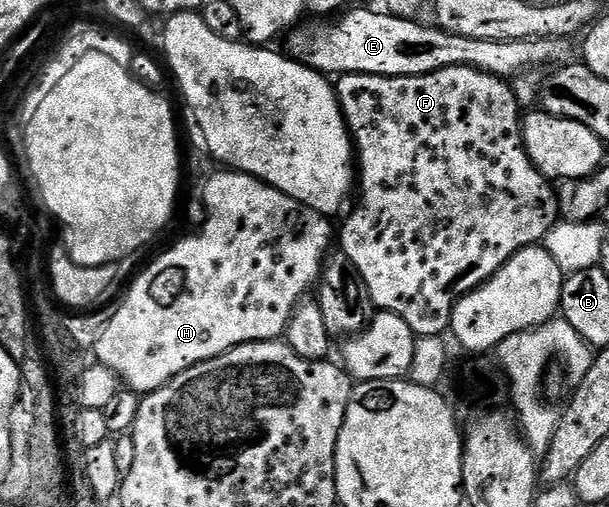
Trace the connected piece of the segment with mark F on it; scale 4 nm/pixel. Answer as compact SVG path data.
M450 66L443 68L437 72L430 74L418 74L417 76L359 76L358 74L350 74L349 76L341 76L335 81L336 96L340 100L340 108L344 112L344 121L348 123L348 131L352 137L354 145L354 156L358 161L358 196L360 192L360 201L356 204L352 216L348 216L344 220L344 225L338 228L338 248L339 251L350 262L354 262L354 266L358 270L358 274L362 274L362 278L368 287L368 293L372 299L373 309L382 312L393 312L402 318L402 322L406 322L406 326L410 326L410 330L416 333L417 337L422 336L440 336L449 331L452 323L452 308L465 296L467 292L472 292L475 288L485 284L485 282L495 274L506 261L510 259L516 252L522 248L530 248L539 245L546 235L552 231L558 224L560 213L560 198L557 189L553 187L547 176L543 176L534 166L534 162L530 158L530 154L524 145L524 133L522 131L522 107L516 100L516 93L513 91L513 85L507 79L492 76L488 72L483 72L477 68L467 68L466 66Z

